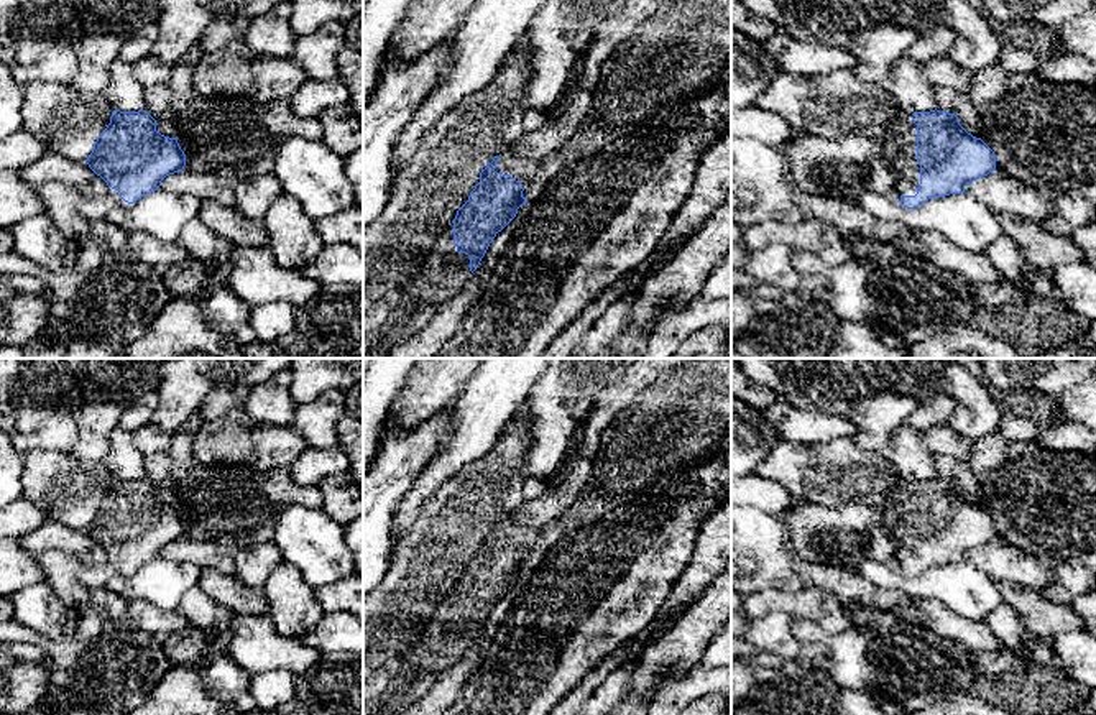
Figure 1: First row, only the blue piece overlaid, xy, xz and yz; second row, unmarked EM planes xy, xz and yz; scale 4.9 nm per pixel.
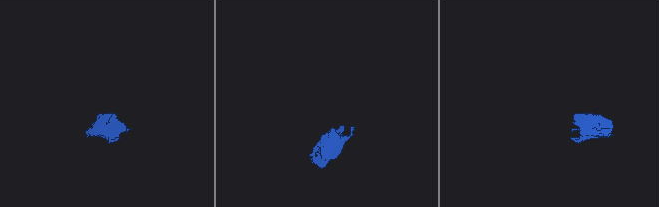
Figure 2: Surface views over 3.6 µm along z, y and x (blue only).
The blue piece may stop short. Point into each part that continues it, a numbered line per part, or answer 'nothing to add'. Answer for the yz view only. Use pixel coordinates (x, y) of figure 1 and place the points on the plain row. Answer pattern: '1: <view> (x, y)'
1: yz (899, 512)

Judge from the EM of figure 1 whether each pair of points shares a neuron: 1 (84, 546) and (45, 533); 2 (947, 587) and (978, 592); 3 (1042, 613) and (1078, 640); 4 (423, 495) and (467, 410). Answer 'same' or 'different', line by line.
1: same
2: same
3: different
4: same

